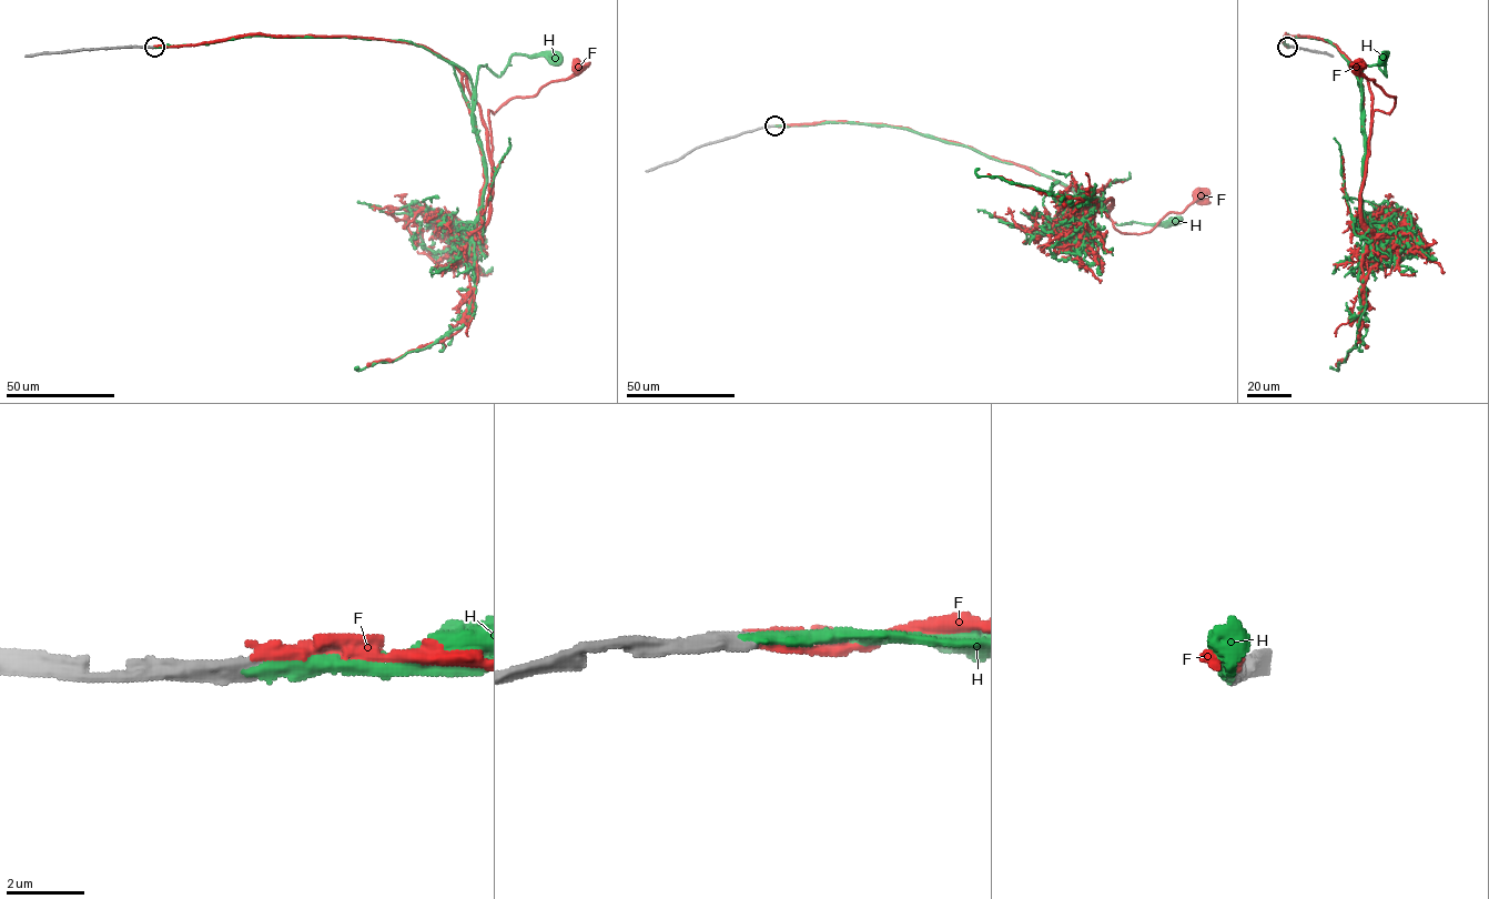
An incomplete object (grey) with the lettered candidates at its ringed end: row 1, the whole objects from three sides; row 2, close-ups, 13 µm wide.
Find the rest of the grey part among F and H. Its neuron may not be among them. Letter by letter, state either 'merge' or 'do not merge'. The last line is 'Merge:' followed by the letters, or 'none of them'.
F: do not merge
H: merge
Merge: H

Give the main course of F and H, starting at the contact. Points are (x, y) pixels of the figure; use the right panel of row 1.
F: (1287, 47), (1285, 34), (1328, 41), (1367, 79), (1369, 152), (1373, 112), (1389, 112), (1396, 97), (1356, 69)
H: (1287, 47), (1287, 36), (1334, 46), (1361, 87), (1360, 104), (1363, 68), (1377, 64), (1386, 76), (1383, 57)

